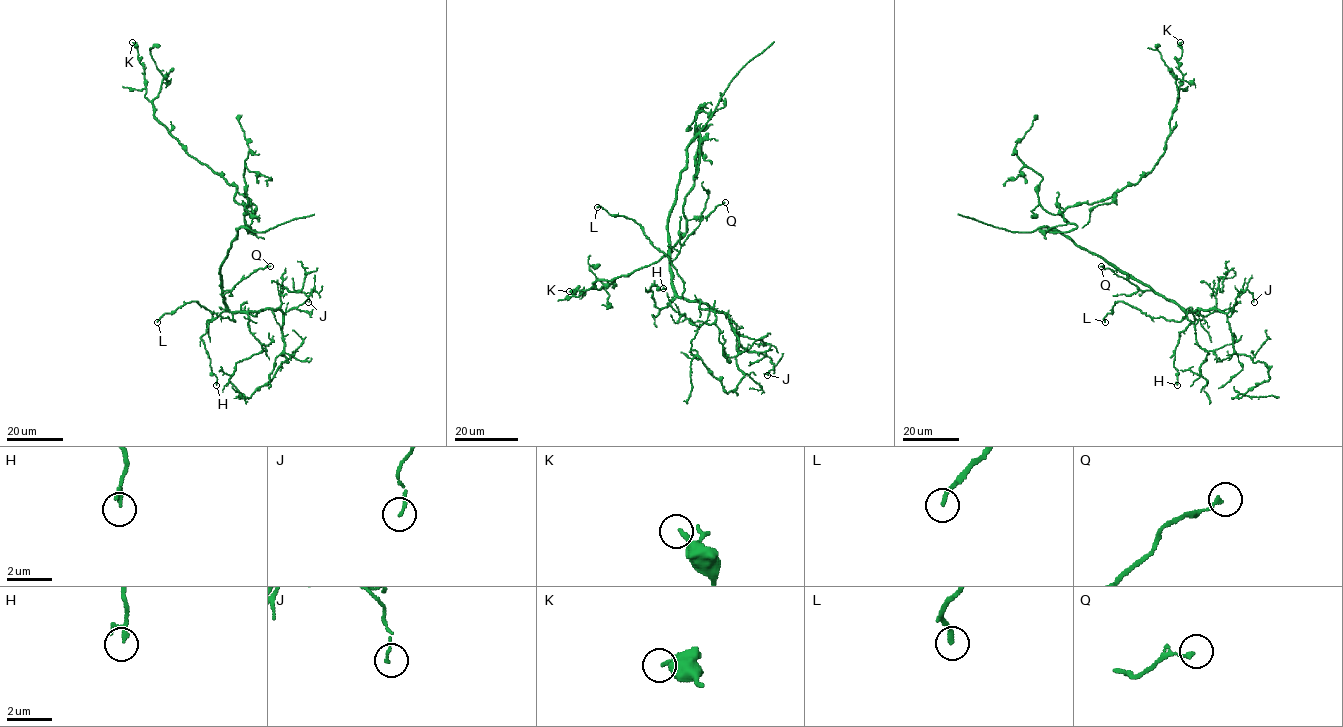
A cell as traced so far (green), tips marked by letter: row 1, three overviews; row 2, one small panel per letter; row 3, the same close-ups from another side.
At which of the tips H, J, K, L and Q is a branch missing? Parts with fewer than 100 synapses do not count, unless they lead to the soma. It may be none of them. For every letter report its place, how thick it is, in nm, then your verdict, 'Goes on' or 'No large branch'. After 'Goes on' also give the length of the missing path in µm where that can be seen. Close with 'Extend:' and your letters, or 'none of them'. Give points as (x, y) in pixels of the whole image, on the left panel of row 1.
H: Place: (216, 385). Thickness 140 nm. No large branch
J: Place: (308, 302). Thickness 110 nm. No large branch
K: Place: (132, 42). Thickness 160 nm. No large branch
L: Place: (157, 322). Thickness 170 nm. No large branch
Q: Place: (270, 266). Thickness 160 nm. No large branch
Extend: none of them

